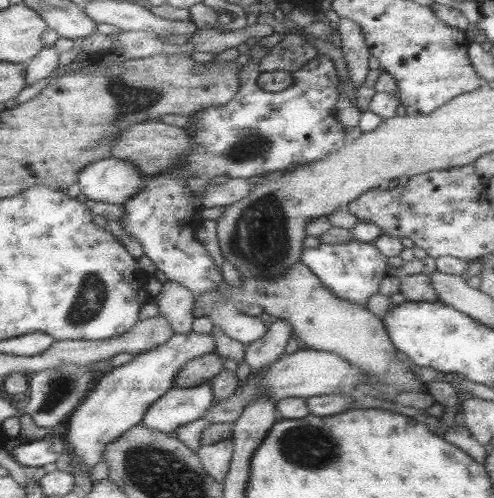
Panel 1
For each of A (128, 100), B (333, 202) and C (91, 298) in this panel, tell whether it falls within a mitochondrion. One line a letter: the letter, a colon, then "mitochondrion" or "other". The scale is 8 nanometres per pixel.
A: mitochondrion
B: other
C: mitochondrion

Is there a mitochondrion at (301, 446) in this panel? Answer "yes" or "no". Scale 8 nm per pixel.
yes

